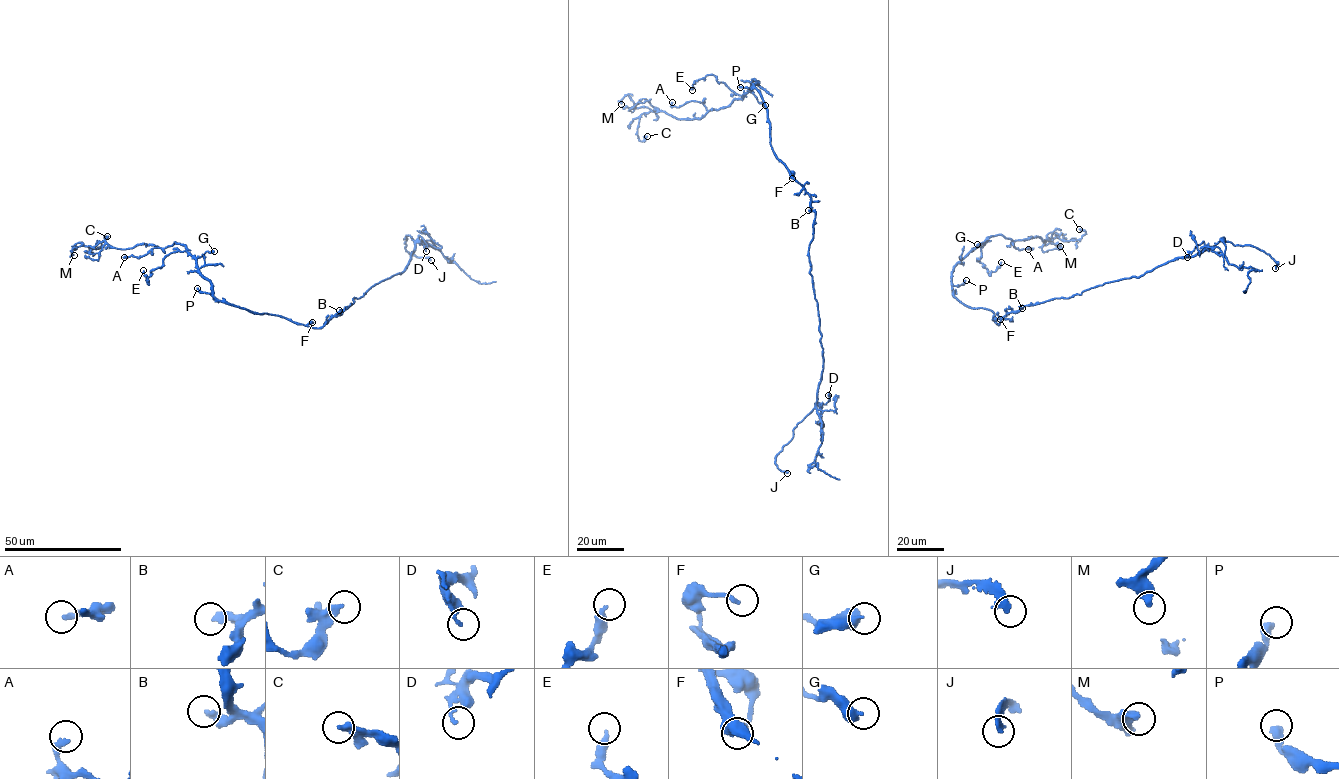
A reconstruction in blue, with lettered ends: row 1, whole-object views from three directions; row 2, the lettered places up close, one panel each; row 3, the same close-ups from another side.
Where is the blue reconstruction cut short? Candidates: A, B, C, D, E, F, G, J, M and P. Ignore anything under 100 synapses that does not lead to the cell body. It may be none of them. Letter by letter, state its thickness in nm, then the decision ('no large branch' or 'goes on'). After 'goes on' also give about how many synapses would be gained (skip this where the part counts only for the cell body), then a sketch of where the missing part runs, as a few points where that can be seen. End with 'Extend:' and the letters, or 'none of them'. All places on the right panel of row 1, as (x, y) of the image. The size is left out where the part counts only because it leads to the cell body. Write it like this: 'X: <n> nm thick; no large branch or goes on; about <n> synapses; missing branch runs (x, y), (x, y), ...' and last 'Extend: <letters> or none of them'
A: 280 nm thick; no large branch
B: 360 nm thick; no large branch
C: 380 nm thick; no large branch
D: 170 nm thick; no large branch
E: 300 nm thick; no large branch
F: 200 nm thick; no large branch
G: 480 nm thick; no large branch
J: 280 nm thick; goes on; missing branch runs (1275, 268), (1285, 273), (1302, 274), (1308, 258), (1303, 258)
M: 420 nm thick; no large branch
P: 400 nm thick; no large branch
Extend: J

